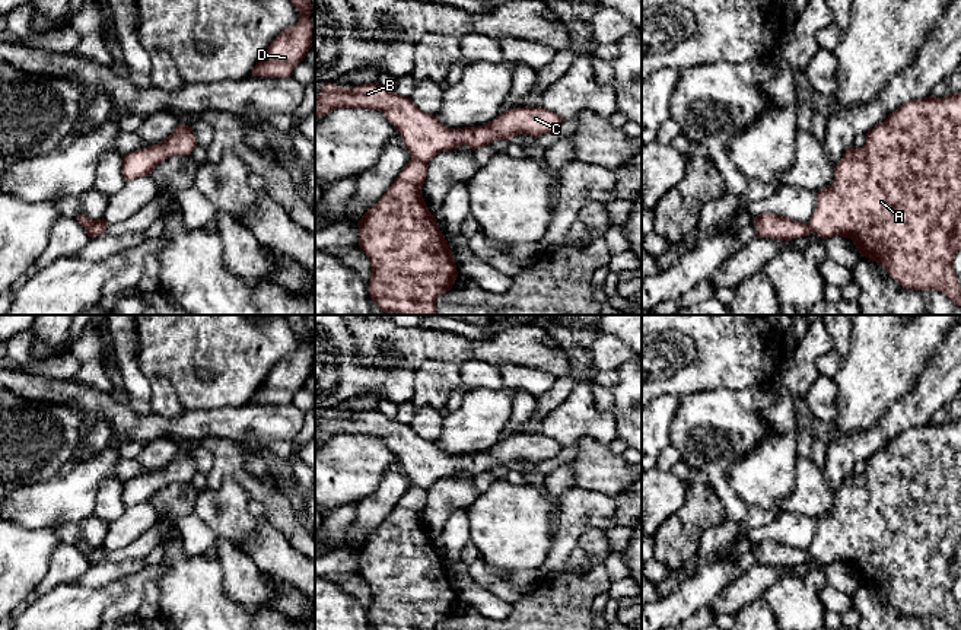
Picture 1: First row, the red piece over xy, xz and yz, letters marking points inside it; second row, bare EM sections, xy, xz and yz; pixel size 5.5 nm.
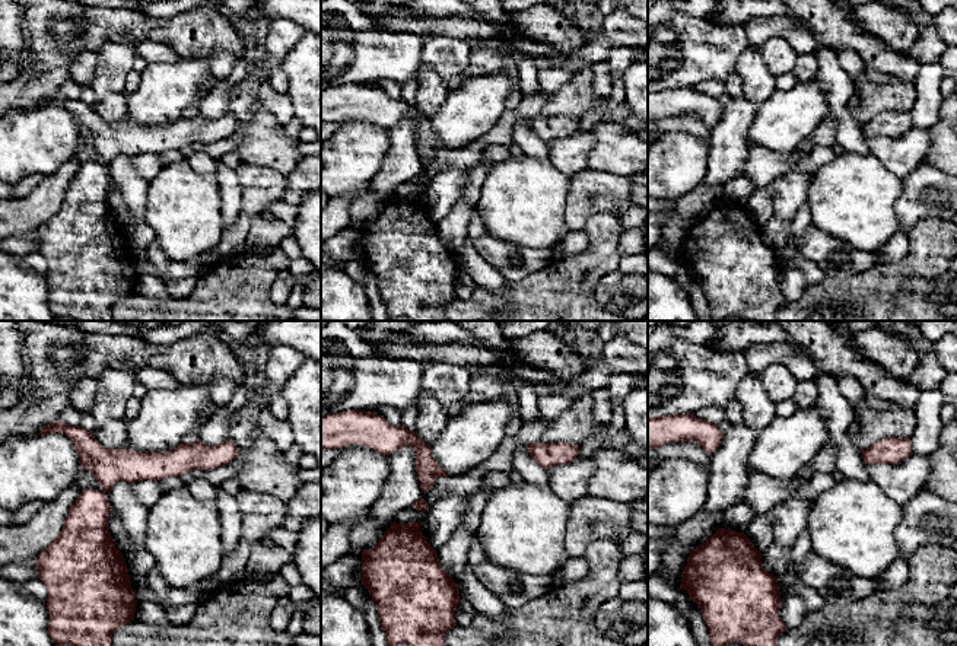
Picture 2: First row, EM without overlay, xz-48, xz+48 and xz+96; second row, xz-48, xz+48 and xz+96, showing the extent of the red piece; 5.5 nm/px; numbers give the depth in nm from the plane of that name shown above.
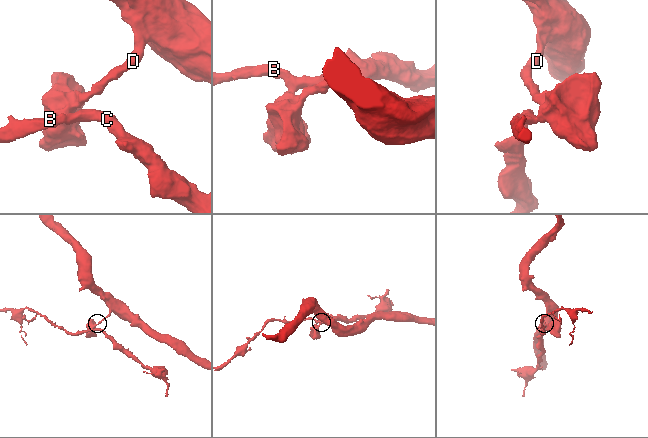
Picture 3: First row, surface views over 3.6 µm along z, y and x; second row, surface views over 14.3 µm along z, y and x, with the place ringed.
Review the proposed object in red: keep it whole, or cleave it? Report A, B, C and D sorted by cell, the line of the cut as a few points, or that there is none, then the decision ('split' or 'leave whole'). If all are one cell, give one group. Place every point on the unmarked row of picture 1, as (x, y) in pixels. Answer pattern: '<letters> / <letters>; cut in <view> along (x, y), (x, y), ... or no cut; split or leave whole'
A D / B C; cut in xz along (411, 483), (426, 490); split

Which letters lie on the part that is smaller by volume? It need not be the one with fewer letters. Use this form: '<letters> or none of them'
B, C

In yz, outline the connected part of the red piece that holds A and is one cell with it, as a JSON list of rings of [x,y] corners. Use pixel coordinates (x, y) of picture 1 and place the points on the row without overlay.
[[[952,420],[945,424],[919,424],[903,430],[890,443],[866,459],[866,468],[862,474],[850,474],[844,478],[840,489],[834,493],[834,508],[830,513],[817,519],[815,538],[809,545],[812,559],[827,566],[834,561],[850,564],[860,583],[866,583],[884,592],[888,601],[903,614],[910,617],[939,617],[954,630],[961,630],[961,614],[954,598],[954,586],[961,576],[961,420]]]

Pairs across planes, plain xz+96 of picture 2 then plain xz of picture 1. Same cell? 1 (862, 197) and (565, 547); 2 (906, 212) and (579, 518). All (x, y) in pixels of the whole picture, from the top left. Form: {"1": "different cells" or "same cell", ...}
{"1": "different cells", "2": "same cell"}

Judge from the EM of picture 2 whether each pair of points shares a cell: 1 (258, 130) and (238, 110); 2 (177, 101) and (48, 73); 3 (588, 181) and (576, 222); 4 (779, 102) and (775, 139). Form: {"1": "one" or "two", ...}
{"1": "two", "2": "two", "3": "one", "4": "one"}

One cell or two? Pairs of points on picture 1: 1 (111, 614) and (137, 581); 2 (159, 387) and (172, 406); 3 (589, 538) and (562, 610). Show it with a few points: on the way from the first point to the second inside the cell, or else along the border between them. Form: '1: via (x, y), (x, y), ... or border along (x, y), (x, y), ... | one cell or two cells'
1: via (120, 608), (136, 589) | one cell
2: via (162, 391), (168, 401) | one cell
3: via (597, 556), (597, 575), (579, 592) | one cell

